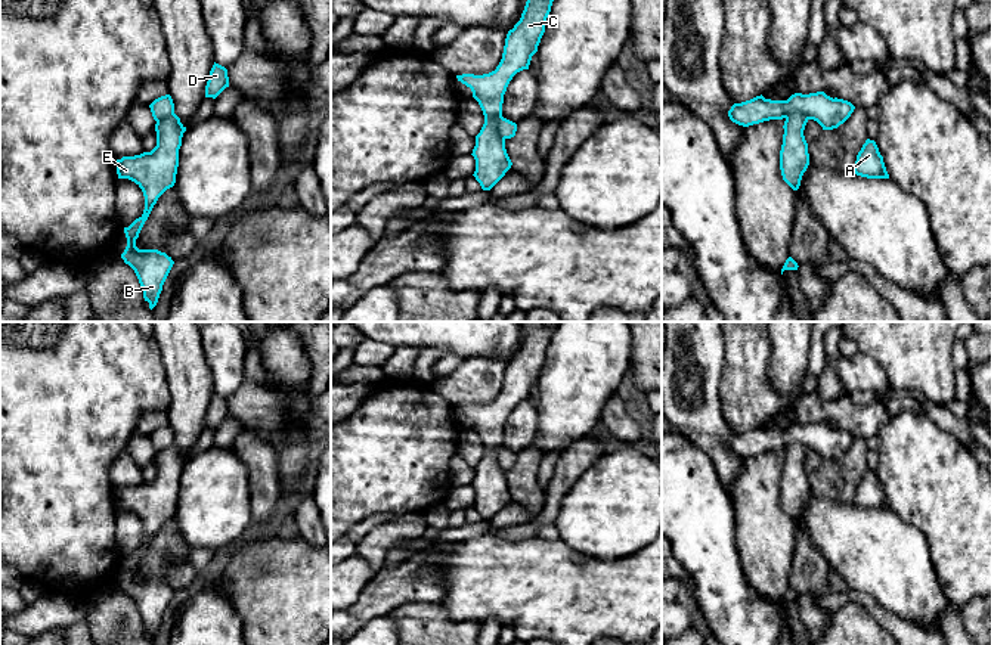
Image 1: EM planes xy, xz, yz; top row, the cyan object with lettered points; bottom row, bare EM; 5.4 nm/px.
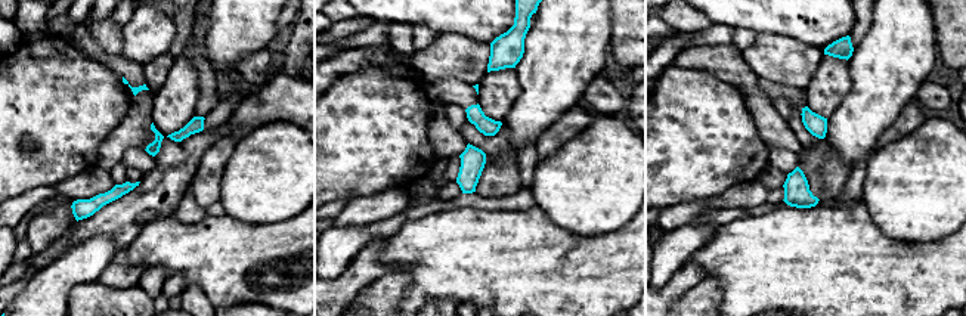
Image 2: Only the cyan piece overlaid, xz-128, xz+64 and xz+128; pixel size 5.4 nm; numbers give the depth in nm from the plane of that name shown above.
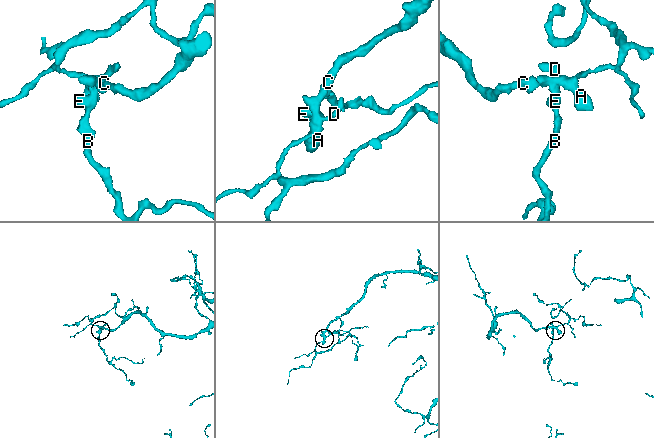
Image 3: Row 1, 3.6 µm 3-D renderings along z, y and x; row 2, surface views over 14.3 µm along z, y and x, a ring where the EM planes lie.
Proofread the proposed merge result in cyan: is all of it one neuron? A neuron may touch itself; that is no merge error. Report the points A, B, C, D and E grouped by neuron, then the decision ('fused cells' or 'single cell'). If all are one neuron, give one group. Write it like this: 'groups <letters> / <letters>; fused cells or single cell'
groups A B C D E; single cell

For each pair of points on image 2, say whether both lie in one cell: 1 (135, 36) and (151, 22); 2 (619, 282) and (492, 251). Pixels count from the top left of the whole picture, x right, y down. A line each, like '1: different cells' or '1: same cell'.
1: same cell
2: same cell

